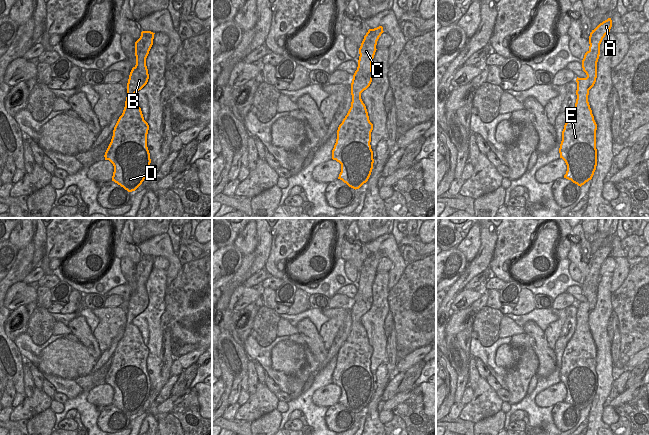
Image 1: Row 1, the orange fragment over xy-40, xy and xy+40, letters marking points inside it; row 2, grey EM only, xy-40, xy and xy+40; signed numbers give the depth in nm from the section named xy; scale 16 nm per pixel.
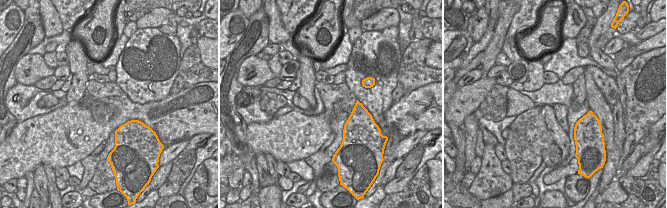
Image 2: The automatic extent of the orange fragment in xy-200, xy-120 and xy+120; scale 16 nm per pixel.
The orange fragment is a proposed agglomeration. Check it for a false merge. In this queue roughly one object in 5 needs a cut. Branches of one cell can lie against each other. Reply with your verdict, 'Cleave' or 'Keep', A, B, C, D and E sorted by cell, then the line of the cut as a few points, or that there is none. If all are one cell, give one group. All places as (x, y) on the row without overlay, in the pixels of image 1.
Keep. Groups: A B C D E. No split

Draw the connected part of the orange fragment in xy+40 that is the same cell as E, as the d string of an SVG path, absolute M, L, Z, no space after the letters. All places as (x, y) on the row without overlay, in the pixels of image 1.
M608 242L590 257L589 274L582 284L582 292L587 301L577 301L576 303L577 323L575 332L562 355L559 377L560 382L567 389L564 402L571 404L580 411L592 403L597 390L597 348L588 326L588 319L597 302L600 268L605 259L610 256L611 251L612 244Z

